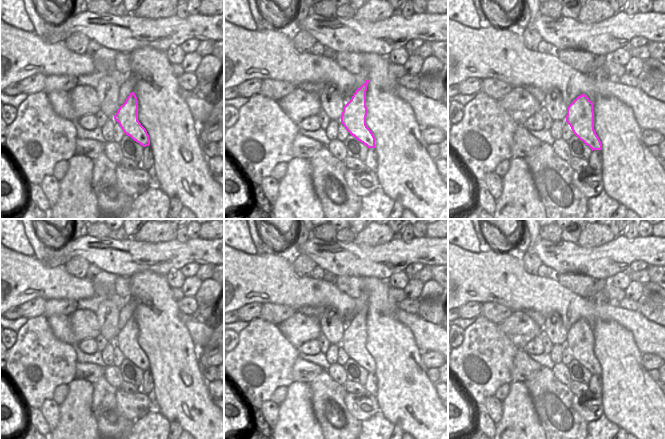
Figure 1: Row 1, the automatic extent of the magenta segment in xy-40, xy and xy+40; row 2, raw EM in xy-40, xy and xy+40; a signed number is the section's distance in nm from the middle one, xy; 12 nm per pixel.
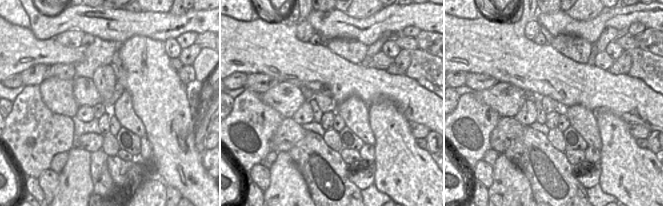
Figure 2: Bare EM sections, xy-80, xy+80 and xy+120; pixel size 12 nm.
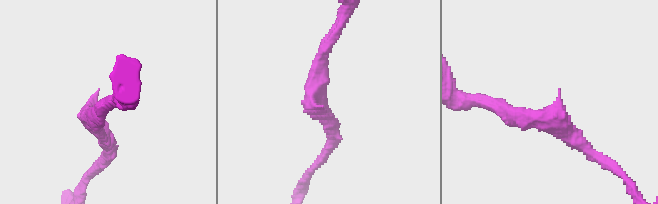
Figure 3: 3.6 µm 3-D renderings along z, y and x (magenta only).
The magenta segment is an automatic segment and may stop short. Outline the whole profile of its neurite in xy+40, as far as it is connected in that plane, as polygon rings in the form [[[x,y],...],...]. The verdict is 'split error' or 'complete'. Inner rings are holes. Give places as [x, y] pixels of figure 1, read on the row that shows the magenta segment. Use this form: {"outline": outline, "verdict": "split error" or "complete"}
{"outline": [[[582,94],[568,107],[566,122],[573,133],[593,150],[601,150],[602,144],[594,130],[593,103]]], "verdict": "complete"}

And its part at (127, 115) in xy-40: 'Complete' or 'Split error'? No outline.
Complete.

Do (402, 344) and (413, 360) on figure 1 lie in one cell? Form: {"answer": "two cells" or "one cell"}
{"answer": "one cell"}

